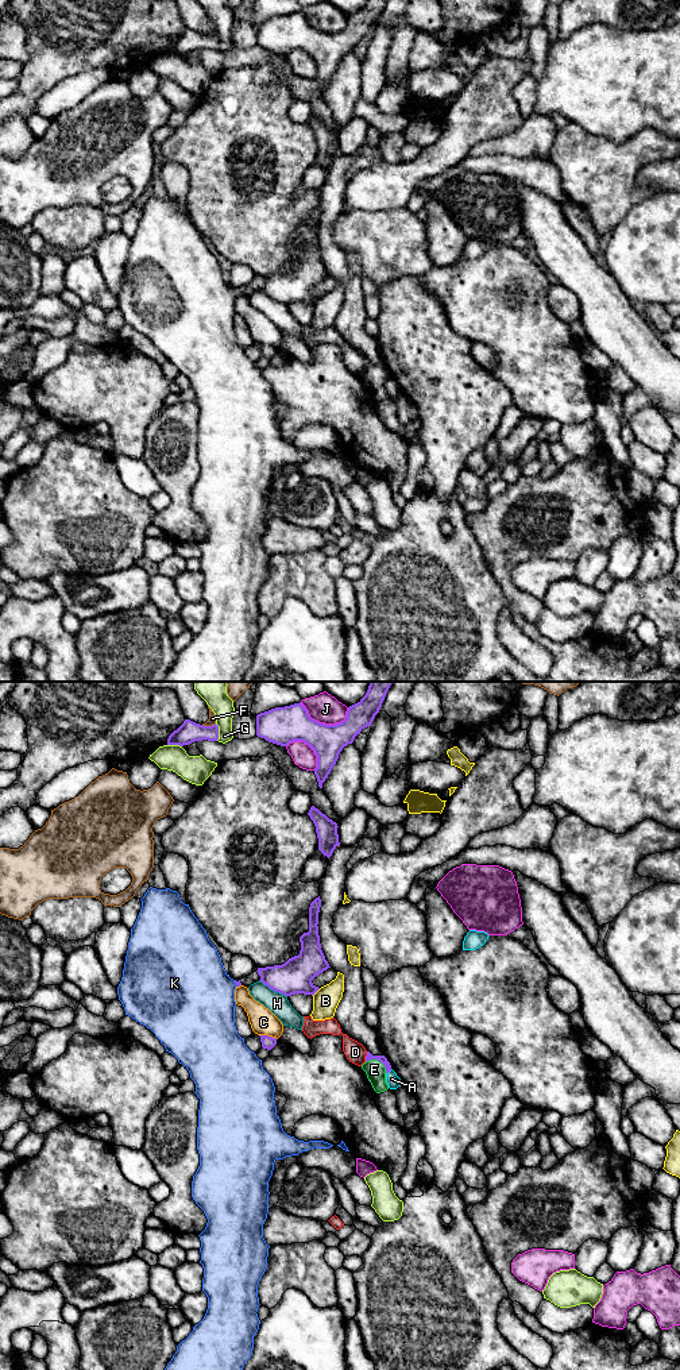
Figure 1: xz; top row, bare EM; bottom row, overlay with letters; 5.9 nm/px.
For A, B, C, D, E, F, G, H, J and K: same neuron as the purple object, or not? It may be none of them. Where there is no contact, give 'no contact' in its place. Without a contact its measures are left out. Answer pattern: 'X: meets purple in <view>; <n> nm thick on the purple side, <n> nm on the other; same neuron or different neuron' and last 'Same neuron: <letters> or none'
A: meets purple in xz; 50 nm thick on the purple side, 80 nm on the other; different neuron
B: meets purple in xz; 200 nm thick on the purple side, 160 nm on the other; different neuron
C: meets purple in xz; 80 nm thick on the purple side, 160 nm on the other; different neuron
D: meets purple in xz; 50 nm thick on the purple side, 120 nm on the other; different neuron
E: meets purple in xz; 50 nm thick on the purple side, 120 nm on the other; same neuron
F: meets purple in xz; 130 nm thick on the purple side, 50 nm on the other; different neuron
G: meets purple in xz; 130 nm thick on the purple side, 140 nm on the other; different neuron
H: meets purple in xz; 200 nm thick on the purple side, 120 nm on the other; different neuron
J: meets purple in xz; 220 nm thick on the purple side, 180 nm on the other; different neuron
K: meets purple in xz; 30 nm thick on the purple side, 460 nm on the other; different neuron
Same neuron: E

